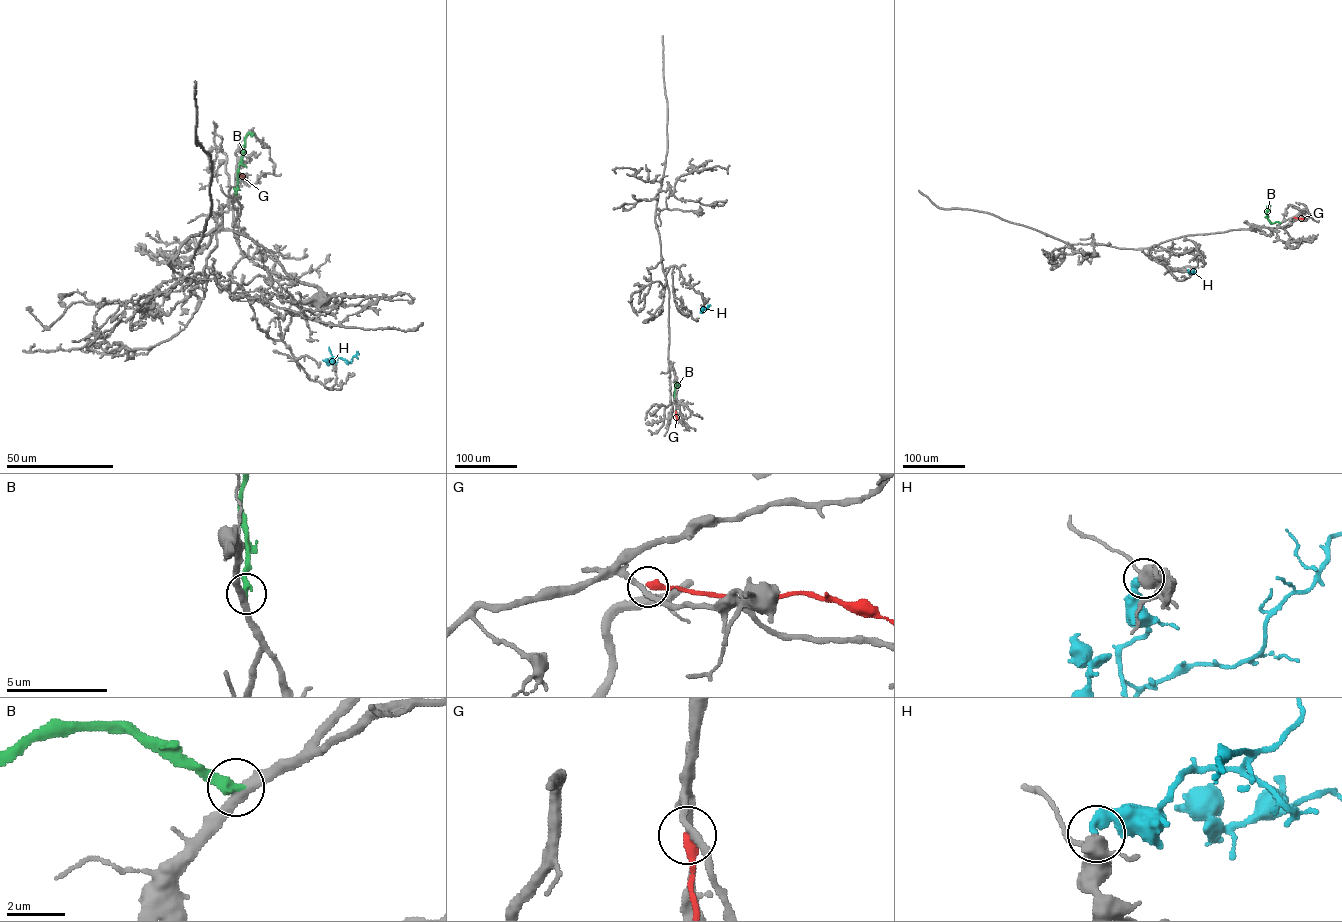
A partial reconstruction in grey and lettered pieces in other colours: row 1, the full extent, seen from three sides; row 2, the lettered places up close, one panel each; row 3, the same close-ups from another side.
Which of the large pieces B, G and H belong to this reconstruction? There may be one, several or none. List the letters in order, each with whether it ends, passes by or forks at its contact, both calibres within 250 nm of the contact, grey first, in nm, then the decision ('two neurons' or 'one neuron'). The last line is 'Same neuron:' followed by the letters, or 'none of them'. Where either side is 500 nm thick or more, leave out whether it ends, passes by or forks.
B: it ends; calibres 360 and 320 nm; two neurons
G: it ends; calibres 240 and 360 nm; two neurons
H: it ends; calibres 400 and 400 nm; two neurons
Same neuron: none of them

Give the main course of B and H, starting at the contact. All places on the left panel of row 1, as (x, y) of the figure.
B: (235, 192), (245, 137), (252, 134)
H: (333, 363), (332, 357), (350, 362), (357, 351)

